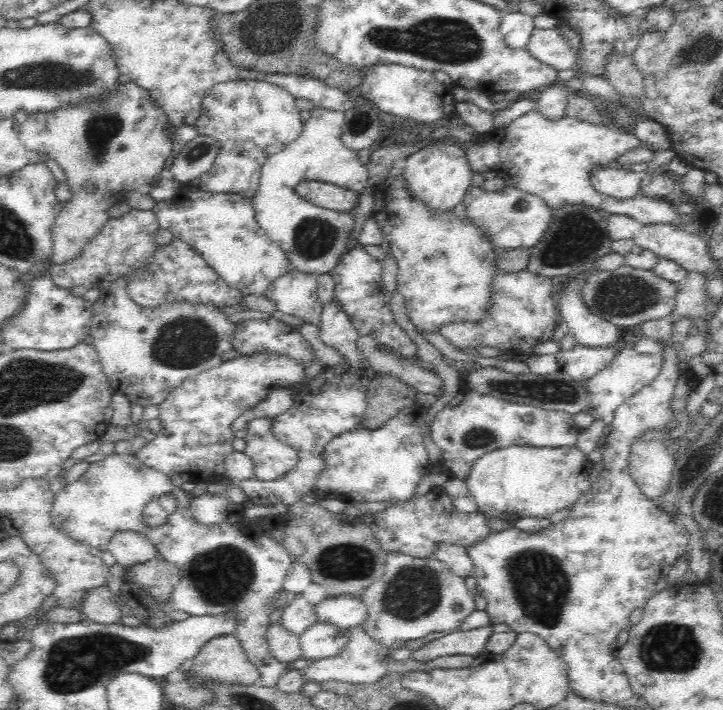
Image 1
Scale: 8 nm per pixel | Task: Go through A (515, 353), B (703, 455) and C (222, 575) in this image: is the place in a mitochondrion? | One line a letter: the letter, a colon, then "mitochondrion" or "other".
A: other
B: mitochondrion
C: mitochondrion

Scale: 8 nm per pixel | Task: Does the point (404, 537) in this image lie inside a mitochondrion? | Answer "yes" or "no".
no

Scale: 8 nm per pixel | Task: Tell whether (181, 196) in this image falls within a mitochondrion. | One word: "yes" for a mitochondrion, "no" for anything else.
no

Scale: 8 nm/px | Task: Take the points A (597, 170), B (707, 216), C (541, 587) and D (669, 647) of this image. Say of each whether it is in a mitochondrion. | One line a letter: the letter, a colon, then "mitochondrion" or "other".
A: other
B: other
C: mitochondrion
D: mitochondrion

